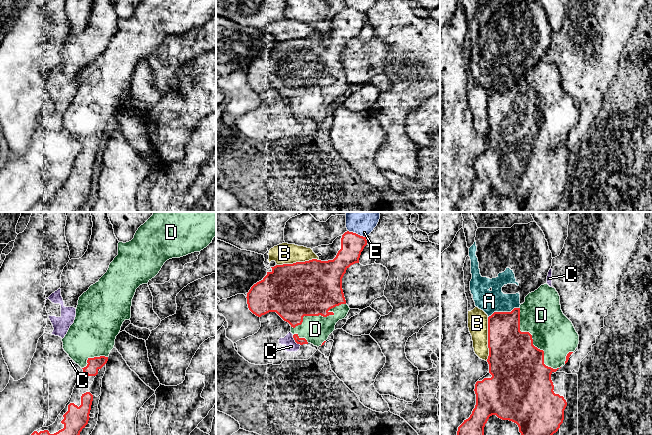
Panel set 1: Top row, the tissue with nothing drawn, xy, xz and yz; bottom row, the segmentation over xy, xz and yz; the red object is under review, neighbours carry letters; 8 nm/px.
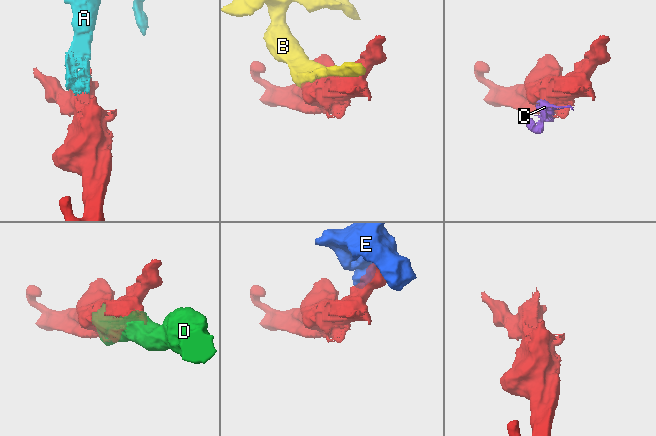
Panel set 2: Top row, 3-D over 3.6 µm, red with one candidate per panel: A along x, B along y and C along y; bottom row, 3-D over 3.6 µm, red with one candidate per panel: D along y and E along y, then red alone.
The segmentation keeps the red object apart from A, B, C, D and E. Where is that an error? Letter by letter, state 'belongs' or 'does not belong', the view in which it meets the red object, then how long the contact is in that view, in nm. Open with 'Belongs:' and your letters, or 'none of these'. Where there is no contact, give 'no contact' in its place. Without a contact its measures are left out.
Belongs: D
A: does not belong; meets red in yz; contact 260 nm long
B: does not belong; meets red in yz; contact 360 nm long
C: does not belong; meets red in xz; contact 110 nm long
D: belongs; meets red in yz; contact 600 nm long
E: does not belong; meets red in xz; contact 160 nm long

